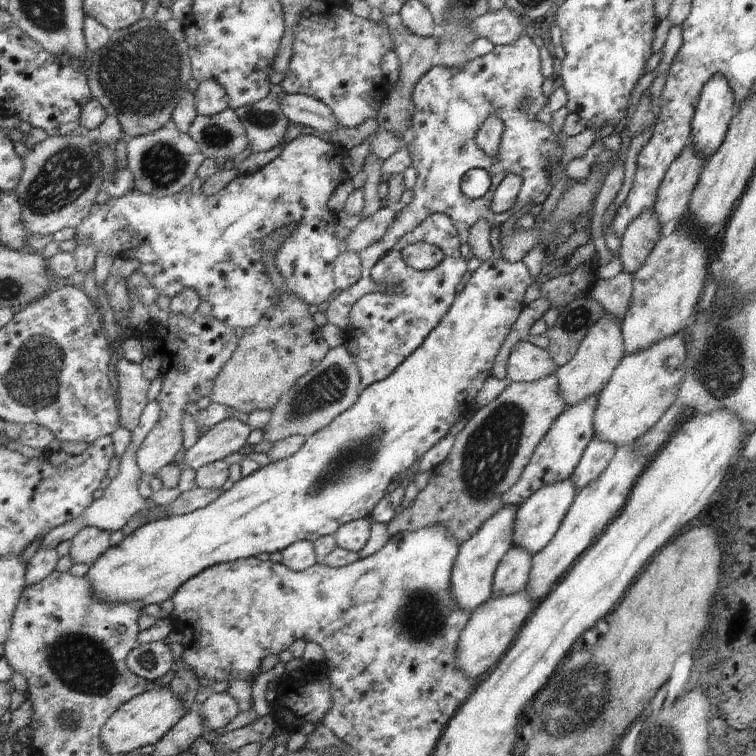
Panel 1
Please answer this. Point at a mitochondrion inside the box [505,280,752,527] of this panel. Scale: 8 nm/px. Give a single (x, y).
(718, 369)

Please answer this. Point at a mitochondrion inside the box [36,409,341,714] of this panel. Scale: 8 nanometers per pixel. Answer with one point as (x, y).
(81, 663)

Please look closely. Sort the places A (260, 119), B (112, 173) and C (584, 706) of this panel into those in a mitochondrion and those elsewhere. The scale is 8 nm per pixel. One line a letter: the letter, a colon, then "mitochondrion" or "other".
A: mitochondrion
B: mitochondrion
C: mitochondrion

